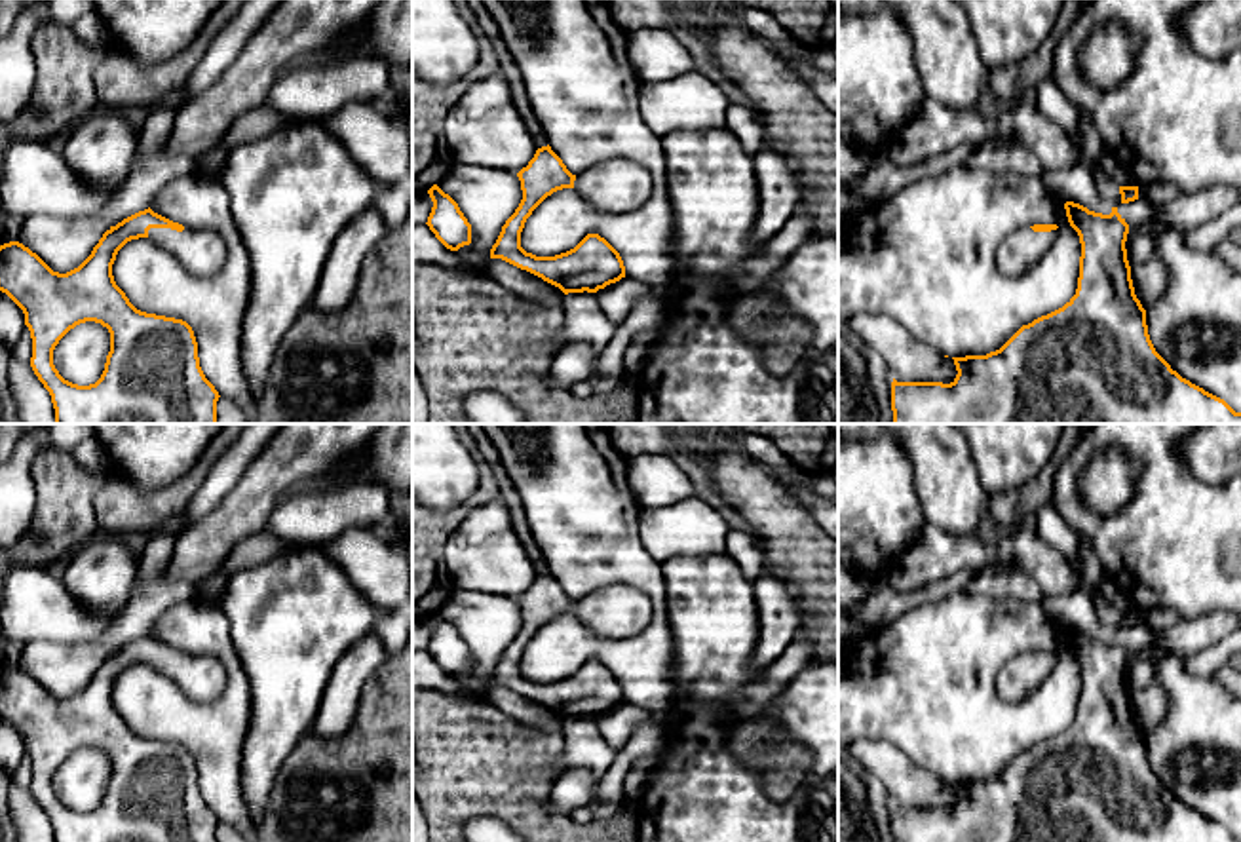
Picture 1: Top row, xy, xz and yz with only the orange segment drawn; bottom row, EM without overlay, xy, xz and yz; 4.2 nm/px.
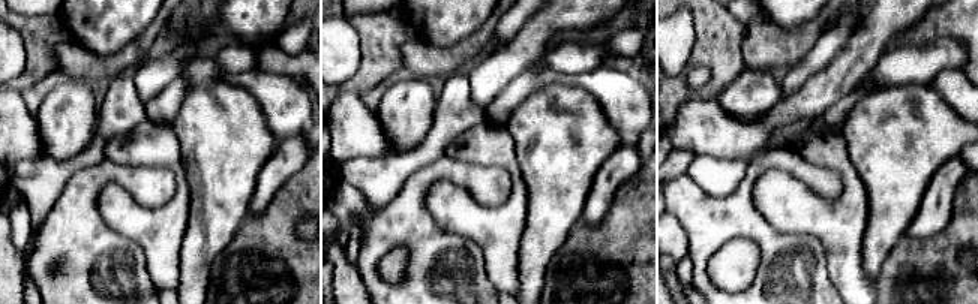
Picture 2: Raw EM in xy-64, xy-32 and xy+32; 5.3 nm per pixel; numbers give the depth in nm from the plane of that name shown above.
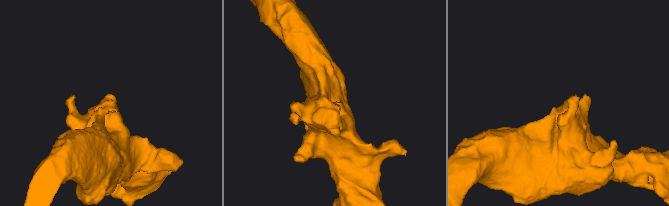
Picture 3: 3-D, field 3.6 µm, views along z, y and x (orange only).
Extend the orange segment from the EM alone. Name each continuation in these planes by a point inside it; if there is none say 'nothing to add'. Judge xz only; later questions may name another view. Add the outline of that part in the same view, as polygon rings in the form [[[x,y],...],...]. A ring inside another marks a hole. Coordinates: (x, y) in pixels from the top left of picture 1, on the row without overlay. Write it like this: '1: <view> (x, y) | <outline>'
1: xz (614, 611) | [[[612,584],[576,601],[574,616],[597,637],[635,637],[650,623],[654,604],[633,585]]]

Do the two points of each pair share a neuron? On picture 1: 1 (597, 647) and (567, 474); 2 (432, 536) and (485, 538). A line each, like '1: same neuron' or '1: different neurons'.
1: same neuron
2: different neurons

